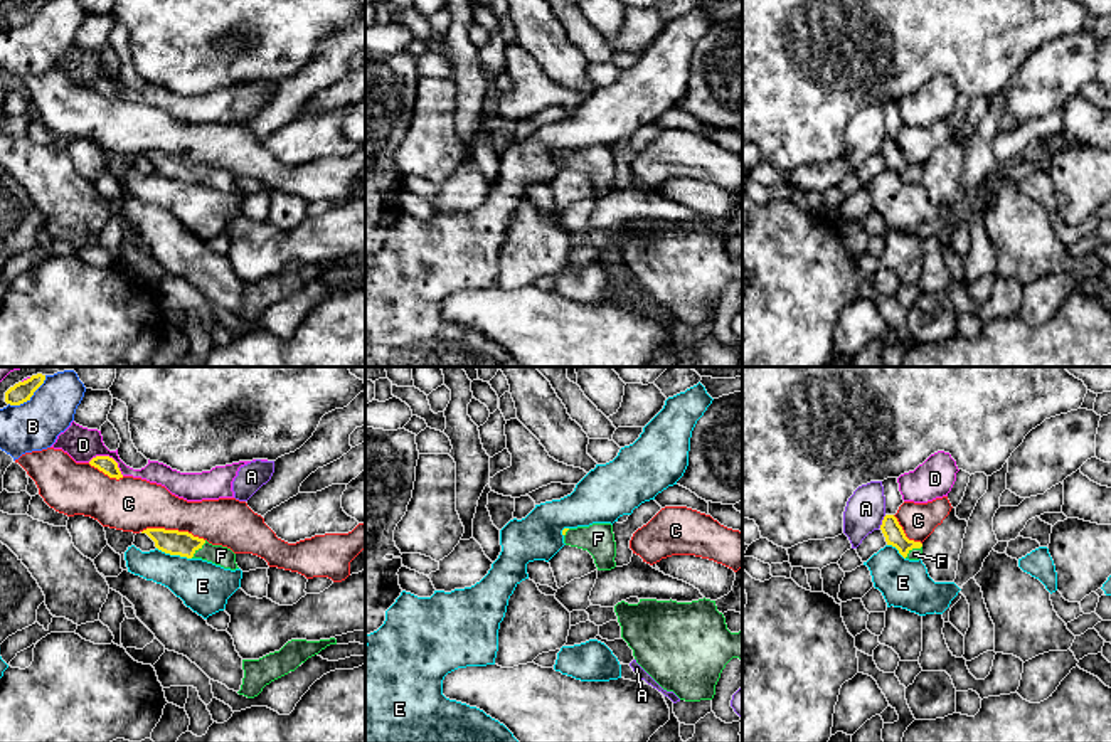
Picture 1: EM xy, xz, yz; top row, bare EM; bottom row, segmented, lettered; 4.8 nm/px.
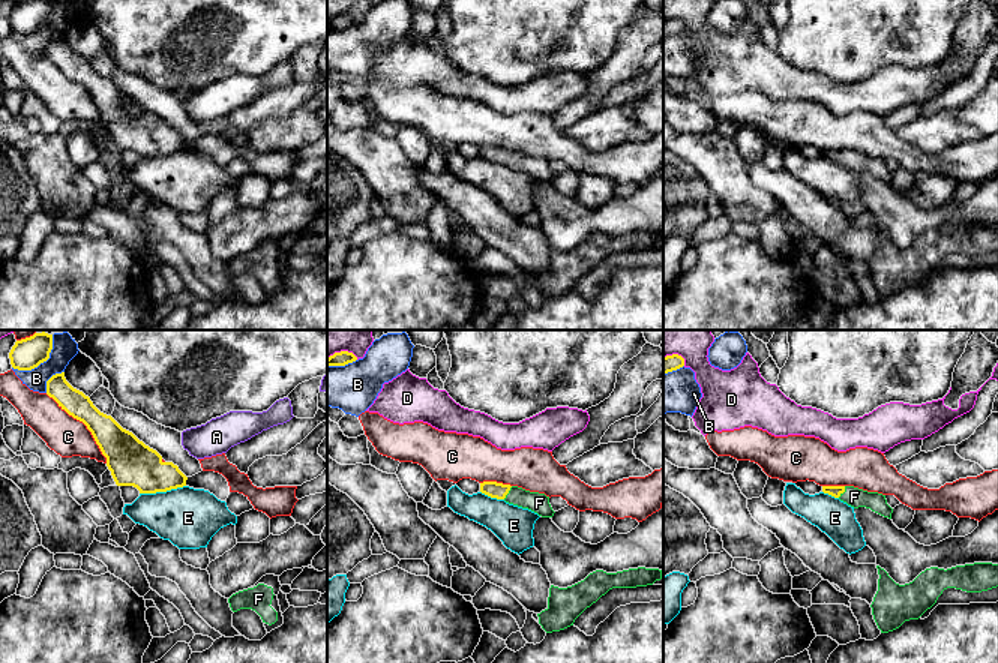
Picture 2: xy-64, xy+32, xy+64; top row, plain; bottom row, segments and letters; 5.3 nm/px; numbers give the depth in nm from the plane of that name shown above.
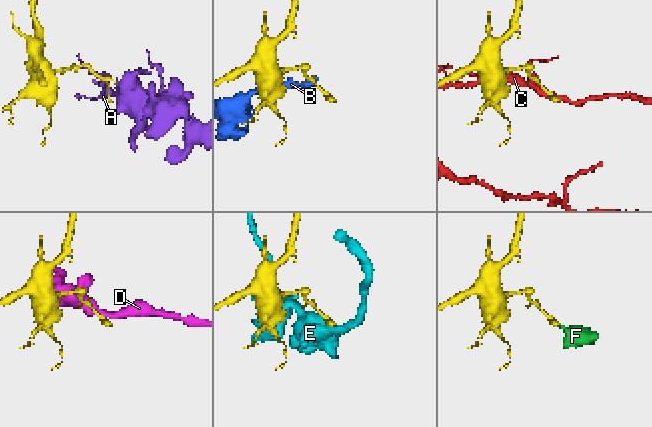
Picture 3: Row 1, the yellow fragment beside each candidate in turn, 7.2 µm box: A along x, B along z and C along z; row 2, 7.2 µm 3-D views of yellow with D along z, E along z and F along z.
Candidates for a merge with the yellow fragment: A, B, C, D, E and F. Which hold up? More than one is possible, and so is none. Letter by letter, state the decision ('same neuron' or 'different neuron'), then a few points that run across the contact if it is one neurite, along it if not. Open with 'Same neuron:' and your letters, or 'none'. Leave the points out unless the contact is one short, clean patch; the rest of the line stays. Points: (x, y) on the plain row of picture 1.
Same neuron: F
A: different neuron
B: different neuron
C: different neuron
D: different neuron
E: different neuron; line xy (157, 170), (191, 182)
F: same neuron; line xy (174, 165), (199, 170), (221, 179)

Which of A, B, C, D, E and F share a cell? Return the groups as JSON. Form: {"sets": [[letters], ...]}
{"sets": [["A"], ["B"], ["C"], ["D"], ["E"], ["F"]]}

